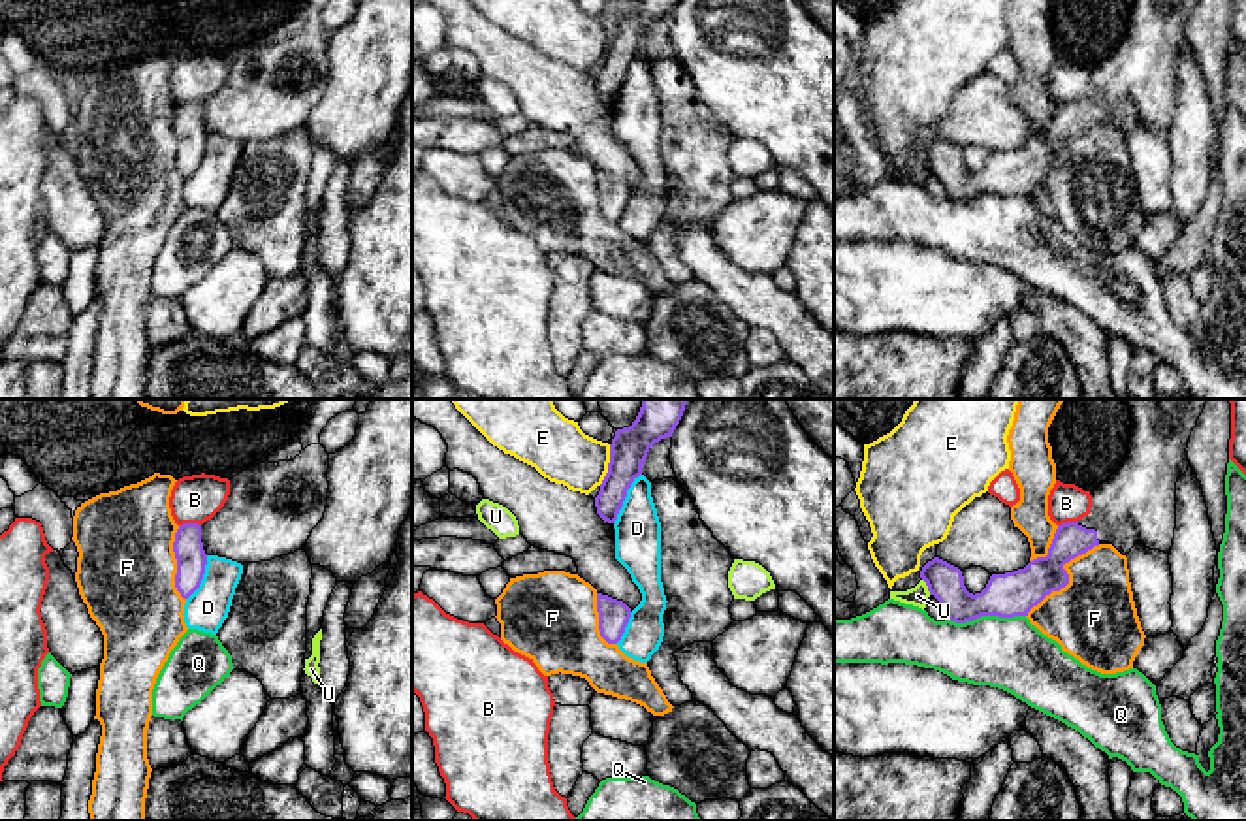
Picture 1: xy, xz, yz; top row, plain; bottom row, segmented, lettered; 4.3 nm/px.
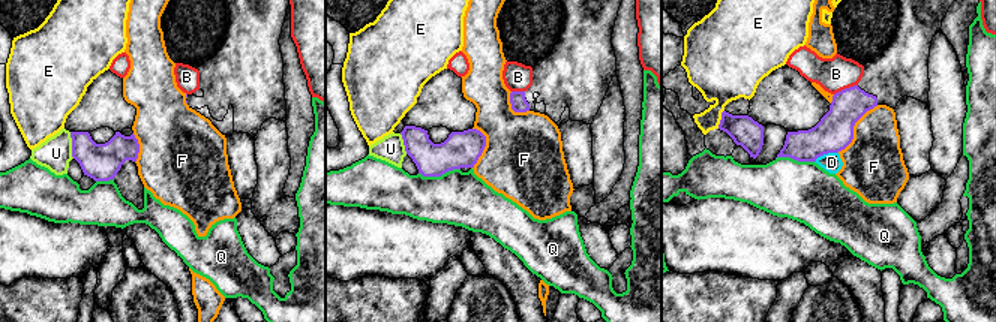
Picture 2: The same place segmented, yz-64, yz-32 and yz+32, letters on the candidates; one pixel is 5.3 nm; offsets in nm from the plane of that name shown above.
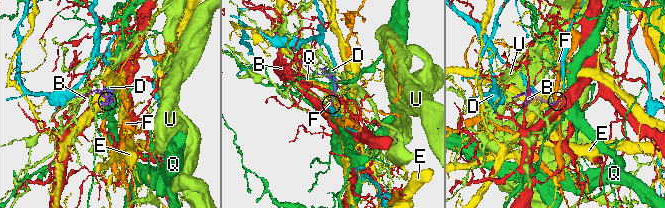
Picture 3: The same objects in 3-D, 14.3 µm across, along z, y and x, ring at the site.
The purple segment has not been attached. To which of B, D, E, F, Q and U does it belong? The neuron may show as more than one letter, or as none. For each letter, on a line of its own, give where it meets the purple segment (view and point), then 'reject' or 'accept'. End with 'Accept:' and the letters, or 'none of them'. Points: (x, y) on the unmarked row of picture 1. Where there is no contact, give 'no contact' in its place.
B: xy (189, 102) | reject
D: xz (623, 78) | reject
E: xz (608, 44) | reject
F: yz (1068, 157) | reject
Q: yz (985, 193) | reject
U: yz (926, 162) | reject
Accept: none of them

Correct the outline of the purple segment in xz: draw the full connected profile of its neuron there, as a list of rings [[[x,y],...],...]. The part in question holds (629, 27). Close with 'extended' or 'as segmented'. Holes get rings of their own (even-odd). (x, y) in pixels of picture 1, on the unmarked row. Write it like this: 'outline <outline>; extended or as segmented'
outline [[[632,0],[617,8],[610,23],[608,51],[595,75],[597,92],[615,102],[631,62],[642,53],[649,26],[661,17],[672,15],[679,0]]]; as segmented

